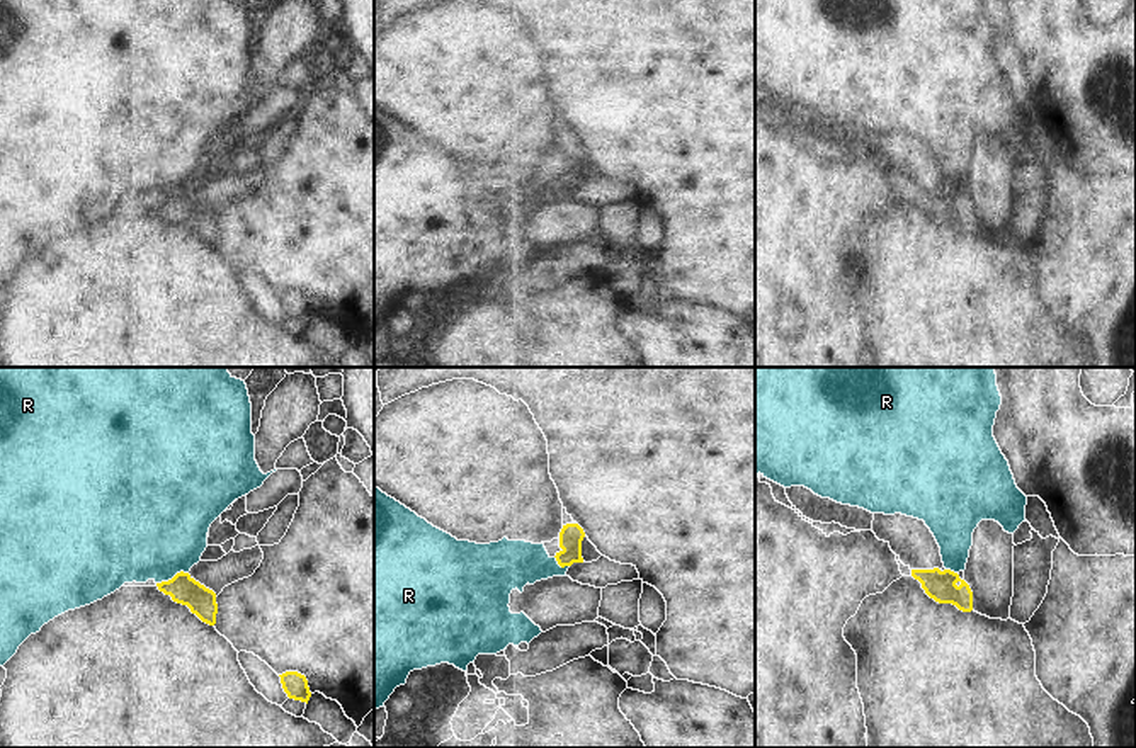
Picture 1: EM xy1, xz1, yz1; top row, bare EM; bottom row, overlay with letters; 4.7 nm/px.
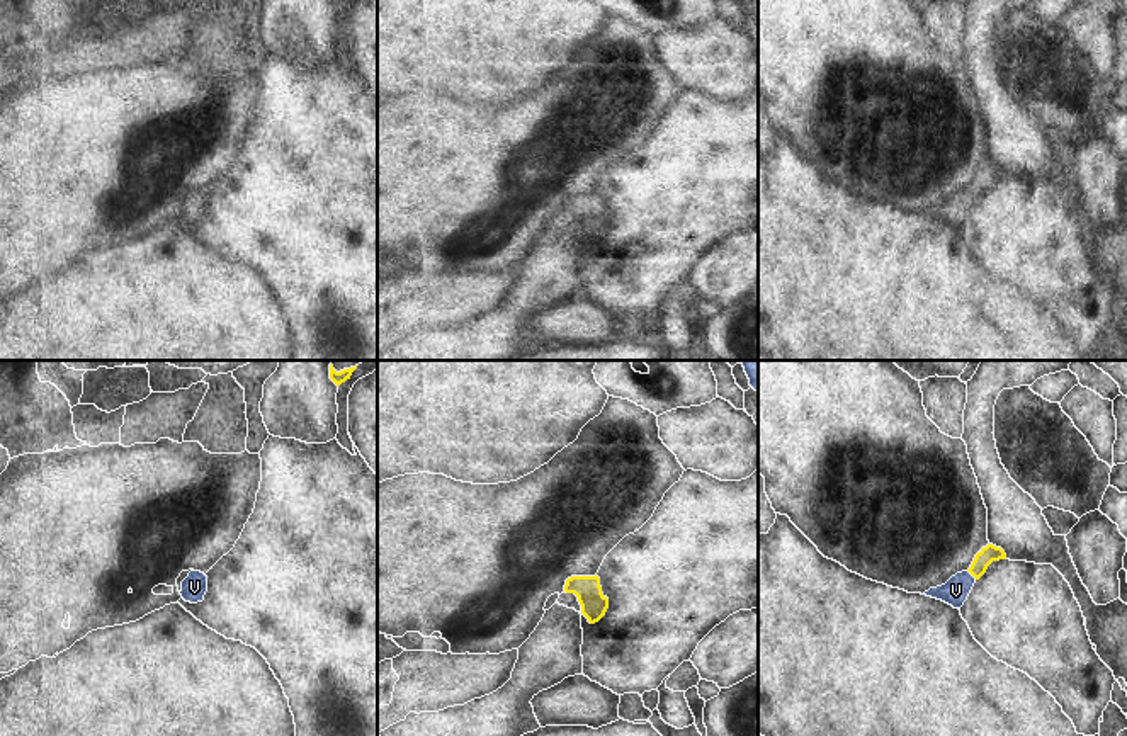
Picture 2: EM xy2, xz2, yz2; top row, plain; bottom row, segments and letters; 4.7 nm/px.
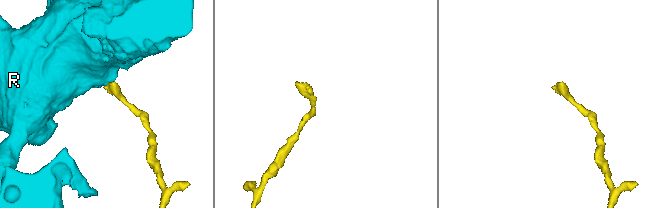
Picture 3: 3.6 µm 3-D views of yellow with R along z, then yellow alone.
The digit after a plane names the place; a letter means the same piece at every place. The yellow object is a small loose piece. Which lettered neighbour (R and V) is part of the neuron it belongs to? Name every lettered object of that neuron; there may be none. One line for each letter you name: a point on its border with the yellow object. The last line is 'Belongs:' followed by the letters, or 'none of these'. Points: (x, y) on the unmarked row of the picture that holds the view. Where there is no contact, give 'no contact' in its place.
V: contact yz2 (973, 194)
Belongs: V

